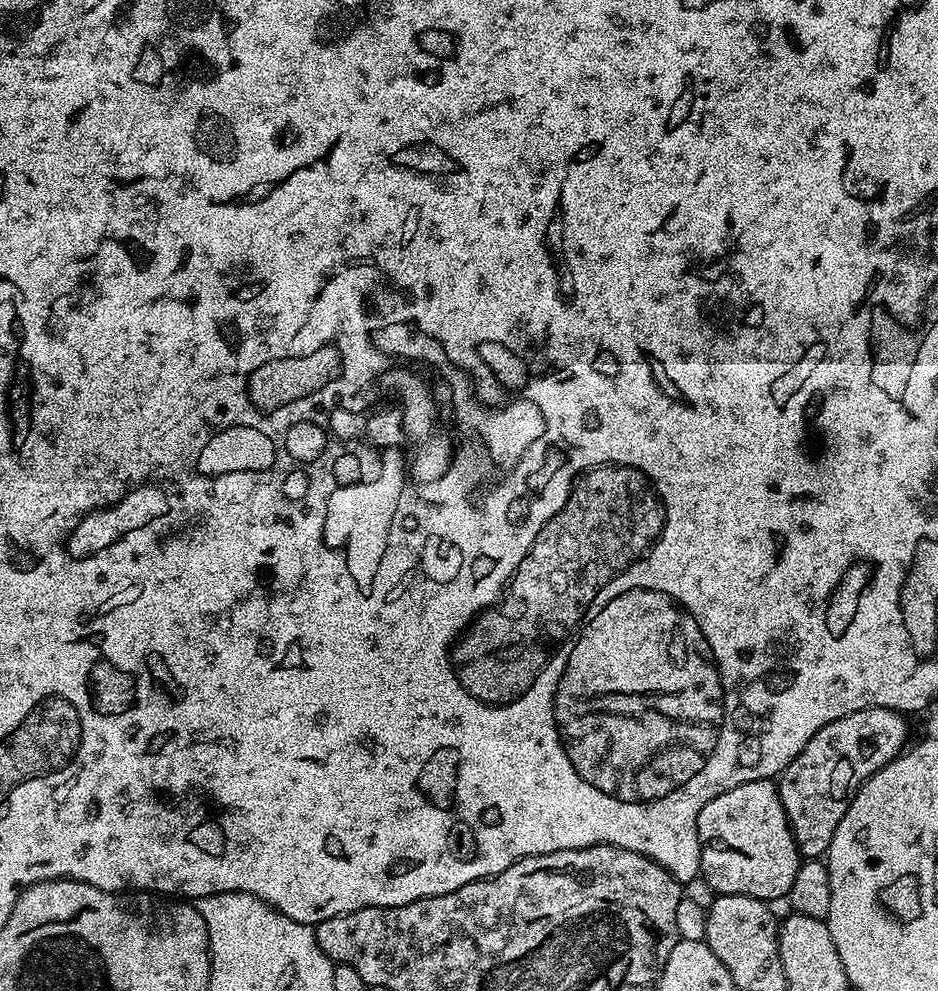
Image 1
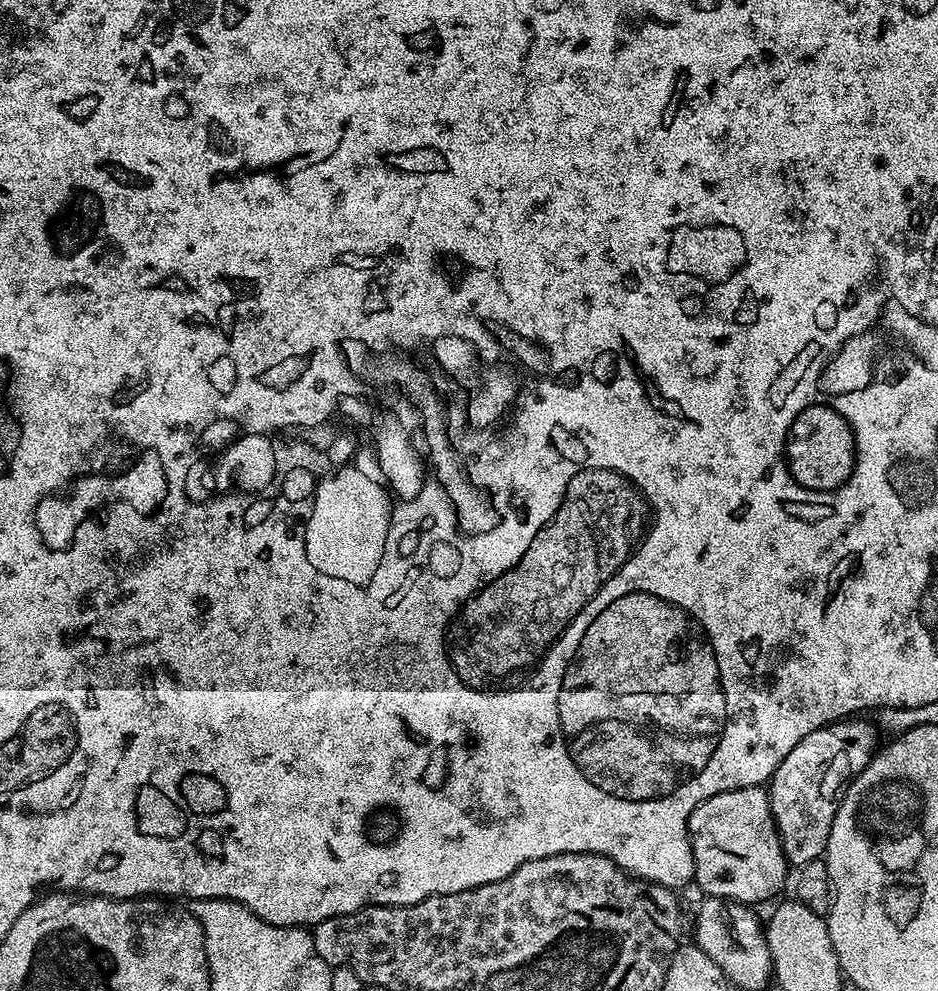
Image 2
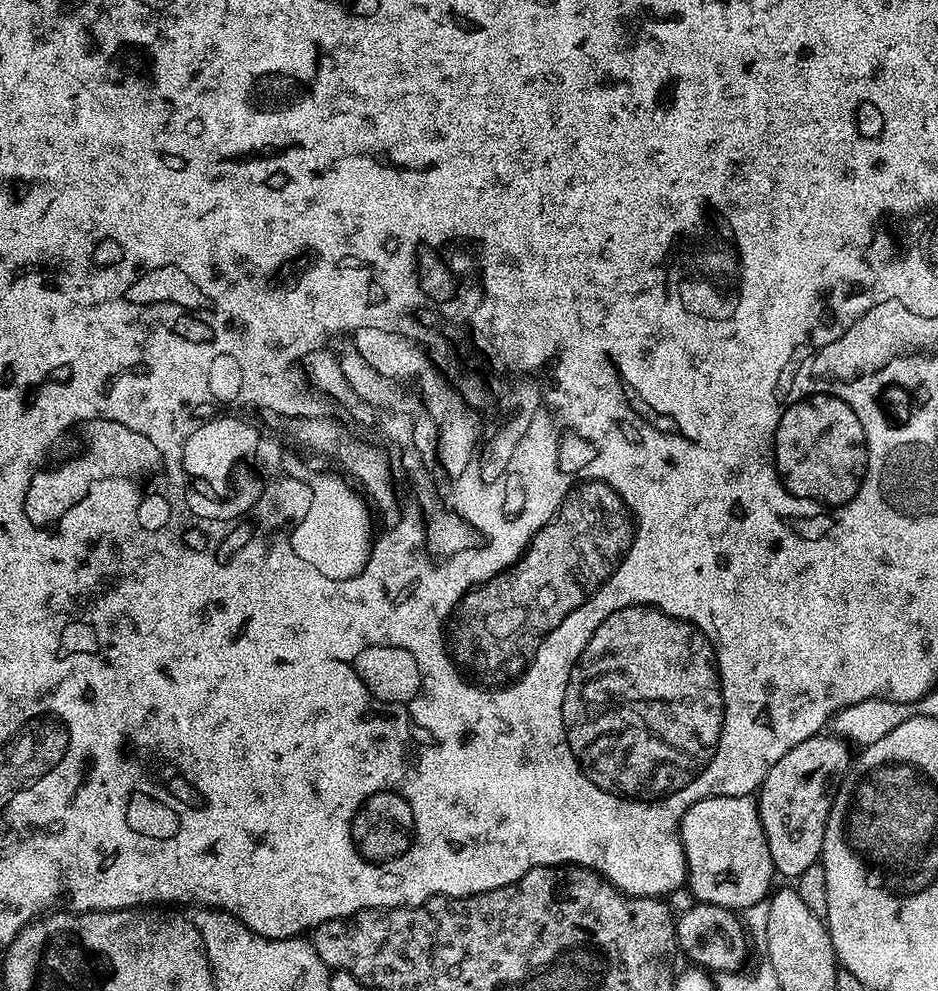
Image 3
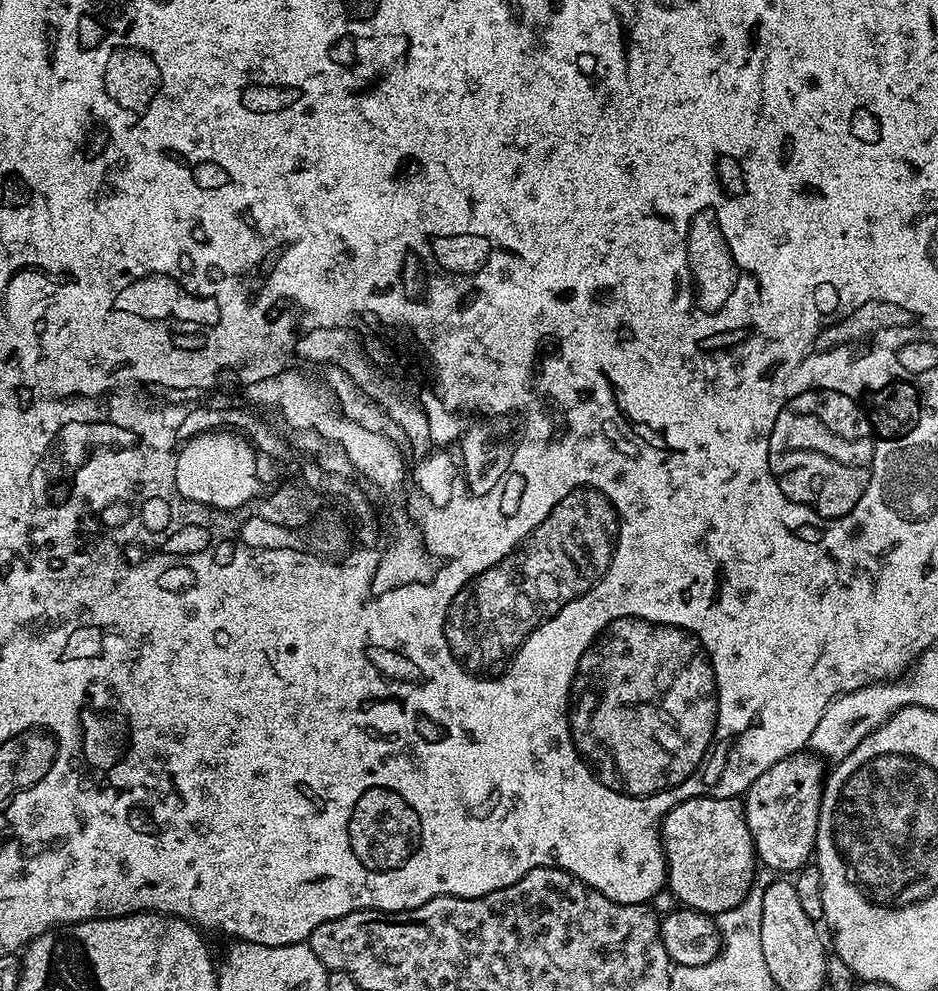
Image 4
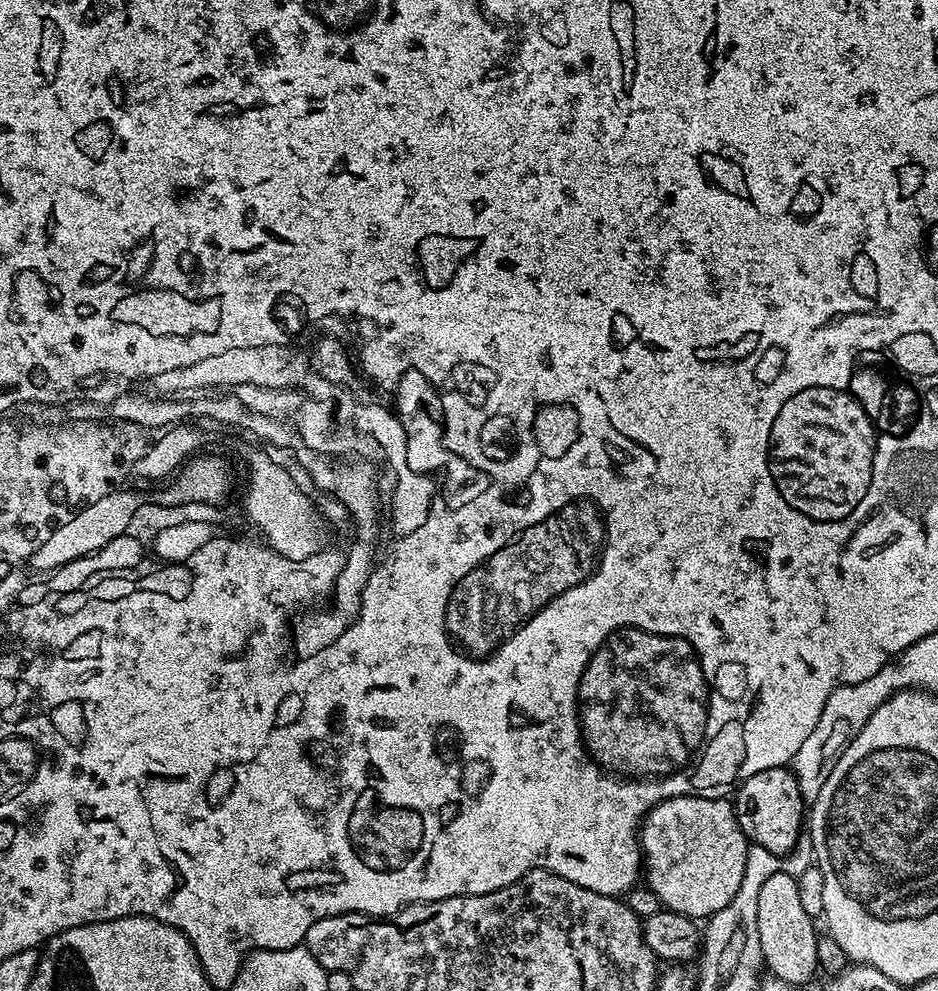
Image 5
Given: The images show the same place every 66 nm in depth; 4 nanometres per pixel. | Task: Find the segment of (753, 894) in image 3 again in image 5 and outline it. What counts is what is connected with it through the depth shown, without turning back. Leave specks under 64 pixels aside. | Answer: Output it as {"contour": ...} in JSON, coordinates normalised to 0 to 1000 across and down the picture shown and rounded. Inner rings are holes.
{"contour":[[[720,803],[708,807],[691,818],[680,843],[689,895],[707,910],[711,919],[754,926],[787,902],[800,849],[791,834],[787,834],[779,806]]]}

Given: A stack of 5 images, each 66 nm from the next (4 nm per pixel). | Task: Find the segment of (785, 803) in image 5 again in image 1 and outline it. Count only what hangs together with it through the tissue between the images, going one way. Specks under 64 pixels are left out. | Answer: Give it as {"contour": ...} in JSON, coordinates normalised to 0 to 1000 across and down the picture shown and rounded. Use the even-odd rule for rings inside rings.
{"contour":[[[924,714],[902,720],[902,725],[893,725],[893,729],[876,733],[876,737],[872,737],[872,741],[868,741],[868,745],[864,745],[864,749],[859,749],[852,761],[836,774],[829,784],[829,794],[854,865],[874,866],[882,861],[889,838],[893,838],[893,829],[898,829],[898,821],[902,821],[906,804],[931,781],[940,777],[940,773],[964,758],[969,750],[968,731],[964,727],[967,726],[952,714]]]}

